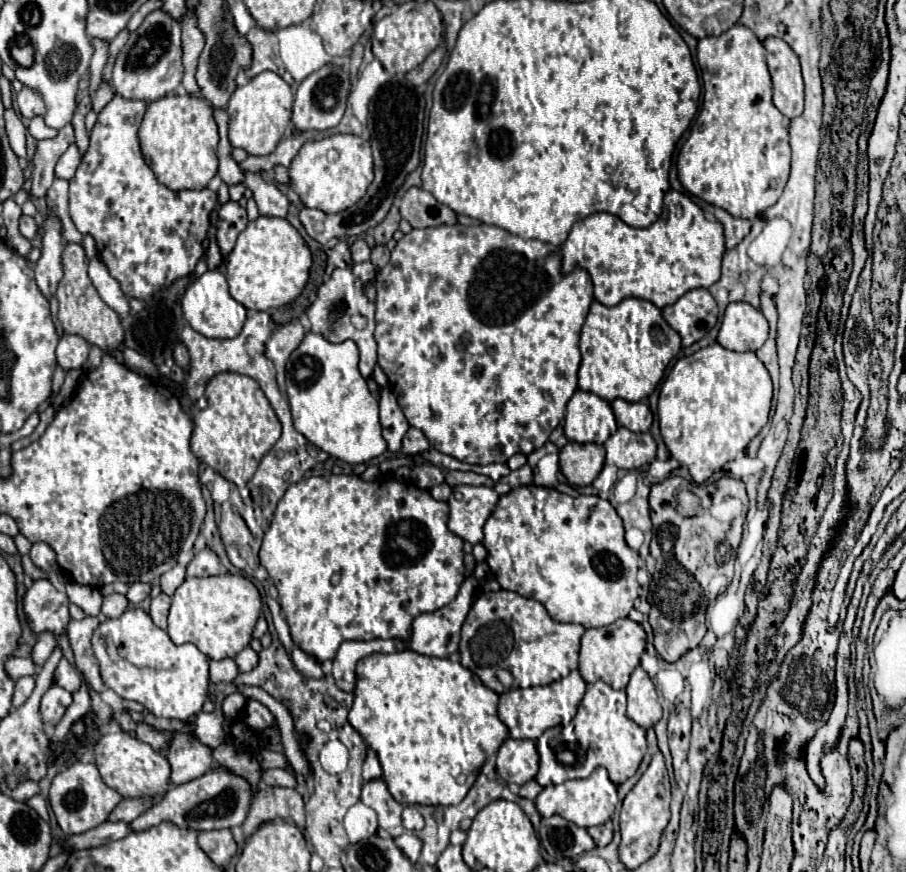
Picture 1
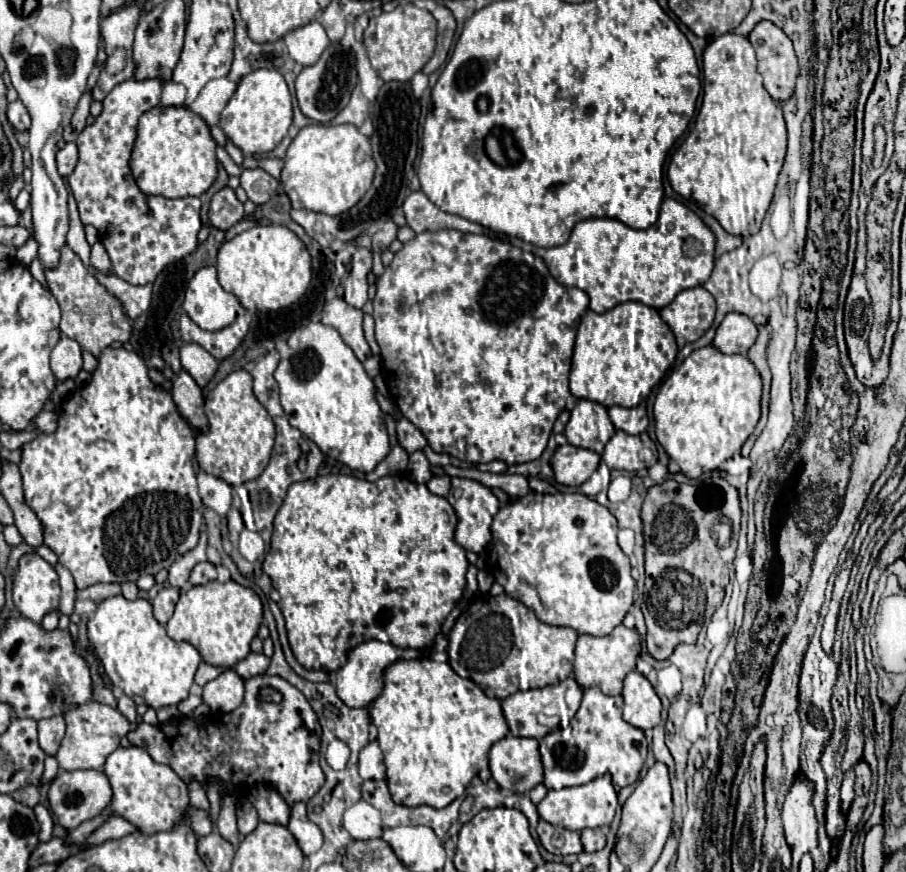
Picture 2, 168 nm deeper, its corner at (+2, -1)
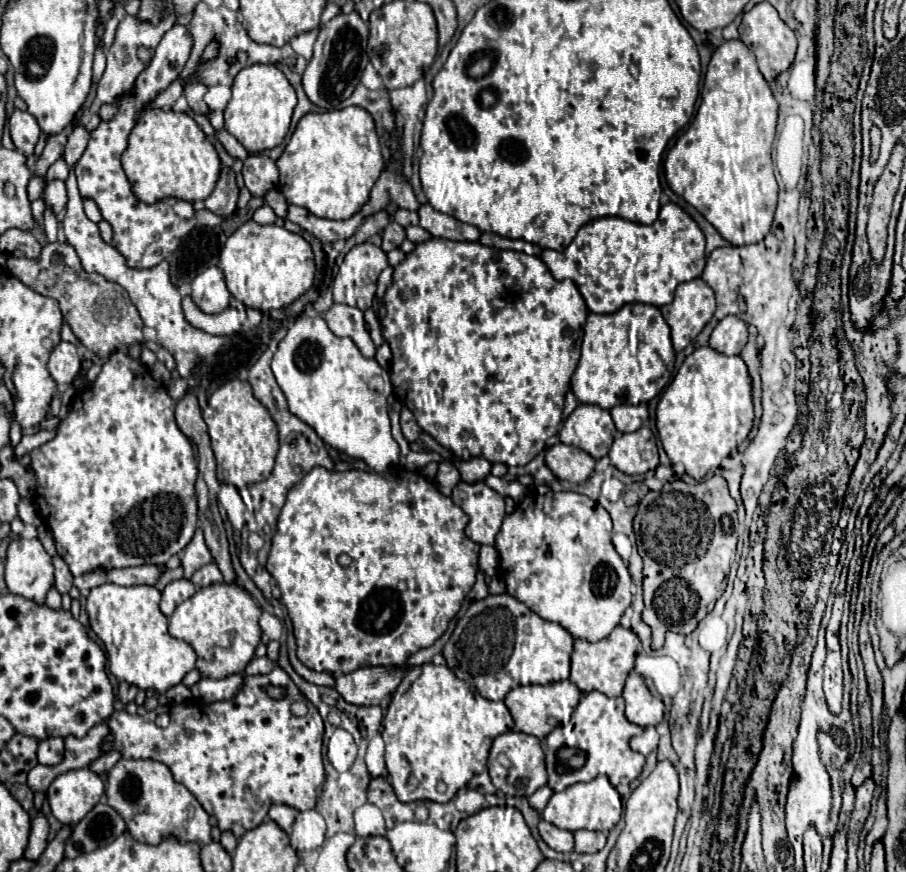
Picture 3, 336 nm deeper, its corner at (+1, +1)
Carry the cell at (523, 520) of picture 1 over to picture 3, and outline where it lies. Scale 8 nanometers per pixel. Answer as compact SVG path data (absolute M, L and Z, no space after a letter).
M548 492L538 498L524 498L516 510L504 518L494 548L500 554L500 576L506 582L506 592L524 602L540 618L560 624L572 638L588 642L606 638L632 602L632 580L626 564L614 550L610 514L588 496L576 492Z

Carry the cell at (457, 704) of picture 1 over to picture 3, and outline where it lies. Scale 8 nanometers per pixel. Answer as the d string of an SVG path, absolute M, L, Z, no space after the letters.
M422 664L408 670L400 686L392 694L392 702L384 716L384 744L386 744L386 768L390 784L400 802L432 800L448 802L454 794L468 784L474 774L486 770L490 746L496 736L514 728L514 720L504 702L492 702L482 698L472 684L454 676L448 666Z

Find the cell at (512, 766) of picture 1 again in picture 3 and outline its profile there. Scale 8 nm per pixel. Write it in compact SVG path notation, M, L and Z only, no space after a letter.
M510 730L502 736L498 736L492 744L490 756L488 756L488 772L492 778L492 784L510 796L530 796L538 788L546 786L546 766L544 766L544 752L540 746L540 740L536 736Z

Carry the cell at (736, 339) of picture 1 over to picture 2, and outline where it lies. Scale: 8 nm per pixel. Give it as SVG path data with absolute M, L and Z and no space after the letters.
M729 312L717 328L713 346L723 354L745 354L757 340L755 322L739 312Z

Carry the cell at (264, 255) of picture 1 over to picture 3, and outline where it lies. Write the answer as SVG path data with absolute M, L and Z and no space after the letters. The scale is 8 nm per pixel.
M254 220L242 224L224 244L218 268L226 274L230 294L248 308L262 312L278 310L298 300L314 282L314 254L312 246L298 234L282 226L264 226Z

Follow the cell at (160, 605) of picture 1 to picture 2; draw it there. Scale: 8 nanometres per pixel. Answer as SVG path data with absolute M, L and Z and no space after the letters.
M165 586L157 596L155 600L151 602L153 604L153 614L157 618L159 624L167 624L167 620L173 616L173 608L177 604L177 598L179 598L179 590L177 588L171 588L171 586Z

